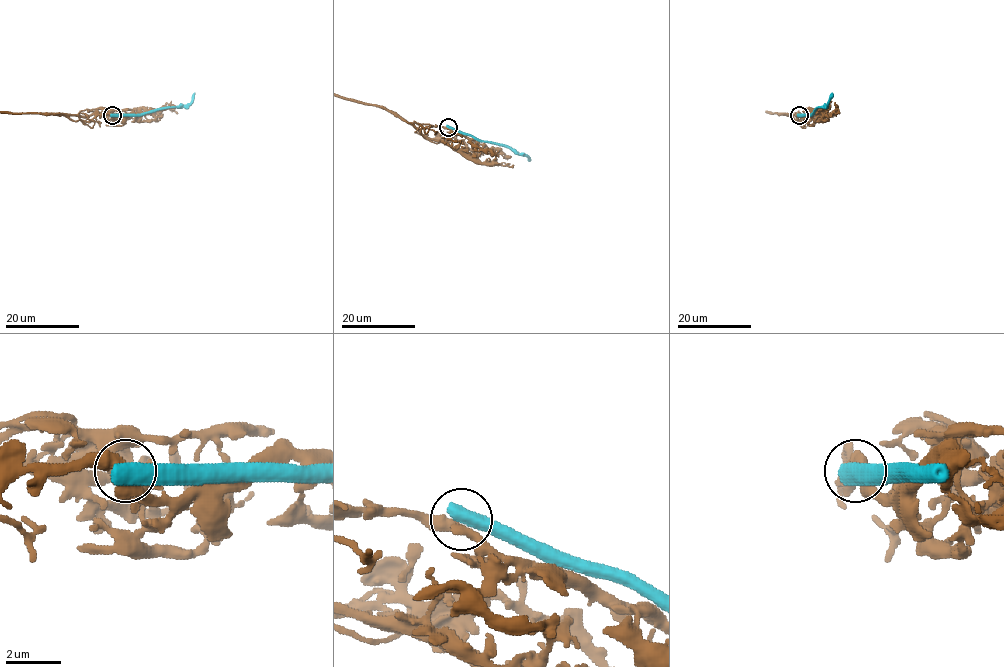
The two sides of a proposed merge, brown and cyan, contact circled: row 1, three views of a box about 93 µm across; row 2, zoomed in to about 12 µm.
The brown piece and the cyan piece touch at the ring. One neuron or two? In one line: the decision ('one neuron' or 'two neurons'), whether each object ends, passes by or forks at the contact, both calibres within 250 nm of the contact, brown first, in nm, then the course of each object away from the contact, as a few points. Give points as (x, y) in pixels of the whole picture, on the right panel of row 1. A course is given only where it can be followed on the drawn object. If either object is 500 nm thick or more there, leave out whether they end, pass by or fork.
two neurons; 440 nm thick on the brown side, 700 nm on the other; cyan runs (799, 115), (809, 115), (817, 107), (822, 107), (832, 93)

